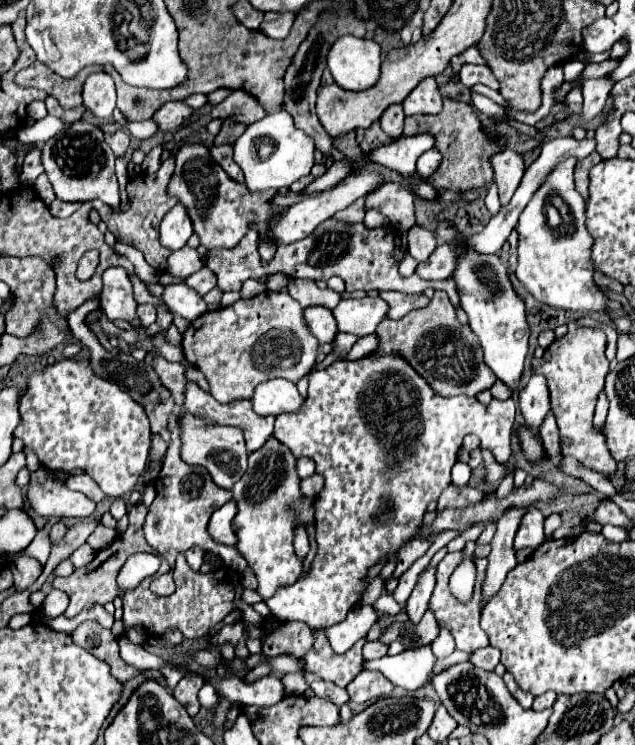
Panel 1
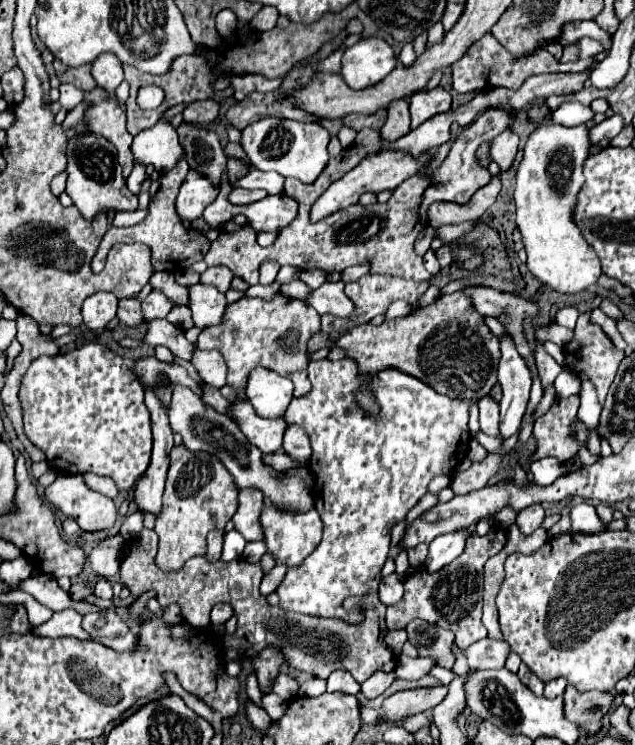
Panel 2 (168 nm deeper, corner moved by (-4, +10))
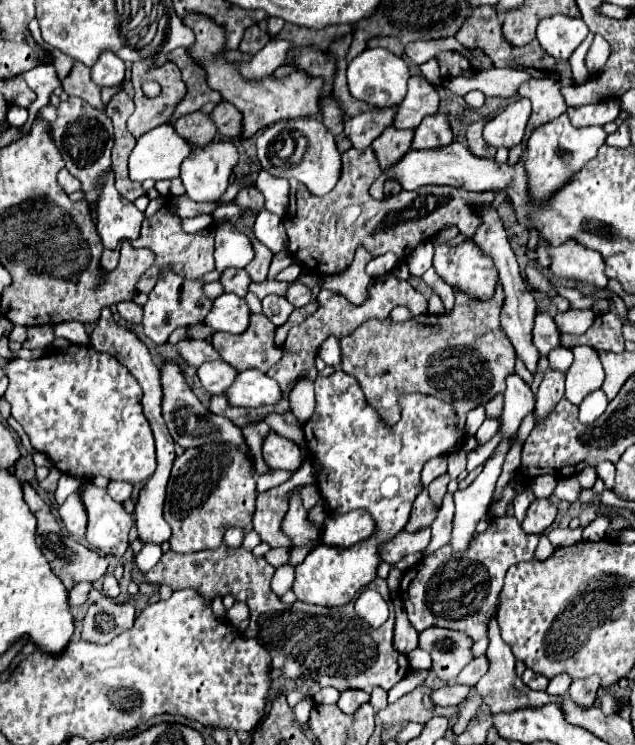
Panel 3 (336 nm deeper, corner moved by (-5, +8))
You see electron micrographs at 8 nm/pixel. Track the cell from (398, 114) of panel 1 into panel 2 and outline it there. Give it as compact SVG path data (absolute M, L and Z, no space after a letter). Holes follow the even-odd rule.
M394 100L388 106L388 120L380 130L382 140L394 142L410 132L410 110L406 100Z

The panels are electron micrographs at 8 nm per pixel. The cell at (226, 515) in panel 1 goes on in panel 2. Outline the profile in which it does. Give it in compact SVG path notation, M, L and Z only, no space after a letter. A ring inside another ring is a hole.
M246 488L240 490L238 500L240 500L238 512L232 518L236 530L246 540L264 540L264 532L260 524L260 514L264 510L264 494L258 488Z

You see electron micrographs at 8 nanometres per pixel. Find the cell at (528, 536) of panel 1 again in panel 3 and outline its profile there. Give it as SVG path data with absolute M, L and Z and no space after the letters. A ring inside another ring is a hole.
M539 498L539 500L535 500L535 502L529 506L527 516L525 516L525 520L521 522L521 528L523 528L527 534L543 534L543 532L547 532L547 528L553 524L555 514L557 514L557 508L555 508L549 500Z

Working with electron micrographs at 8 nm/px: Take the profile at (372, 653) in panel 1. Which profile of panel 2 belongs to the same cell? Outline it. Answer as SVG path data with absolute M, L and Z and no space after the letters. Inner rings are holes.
M388 630L388 634L386 634L384 640L386 640L386 644L388 644L396 654L400 654L404 642L408 640L408 634L406 634L406 630Z

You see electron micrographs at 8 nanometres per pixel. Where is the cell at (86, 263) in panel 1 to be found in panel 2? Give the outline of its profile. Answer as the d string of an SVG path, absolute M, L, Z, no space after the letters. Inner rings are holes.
M182 160L182 162L178 162L176 170L170 170L166 174L162 174L162 186L152 196L152 202L148 206L150 214L146 216L144 222L140 222L140 224L136 224L132 228L110 228L104 234L100 242L100 248L98 248L94 260L92 260L92 270L94 272L100 272L104 268L109 250L118 242L148 244L152 248L152 272L176 272L176 270L184 270L184 268L192 266L194 262L204 260L204 256L206 256L206 252L210 248L210 240L206 238L206 234L202 234L202 232L198 232L198 230L194 230L190 226L184 226L182 220L178 218L176 206L174 206L178 190L182 186L182 178L186 178L188 170L190 170L188 162Z

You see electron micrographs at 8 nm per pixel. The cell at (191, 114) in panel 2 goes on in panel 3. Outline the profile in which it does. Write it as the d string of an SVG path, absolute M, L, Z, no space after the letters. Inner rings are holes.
M219 102L209 116L211 116L211 120L215 122L217 132L219 132L221 136L231 136L231 138L235 138L235 136L239 136L241 130L243 130L243 128L241 128L241 112L239 112L233 104L229 104L229 102Z

